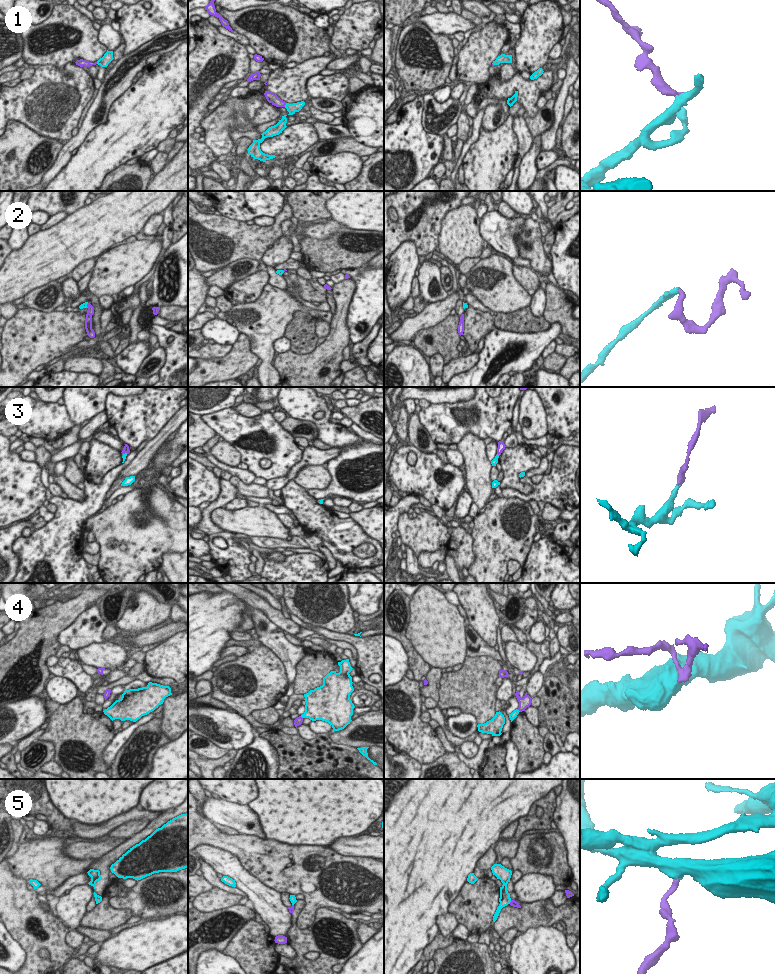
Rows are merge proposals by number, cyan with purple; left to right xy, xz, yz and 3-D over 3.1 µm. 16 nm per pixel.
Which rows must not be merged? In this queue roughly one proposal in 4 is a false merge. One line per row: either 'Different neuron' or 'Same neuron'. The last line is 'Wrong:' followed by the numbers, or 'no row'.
1: Same neuron
2: Same neuron
3: Same neuron
4: Different neuron
5: Same neuron
Wrong: 4

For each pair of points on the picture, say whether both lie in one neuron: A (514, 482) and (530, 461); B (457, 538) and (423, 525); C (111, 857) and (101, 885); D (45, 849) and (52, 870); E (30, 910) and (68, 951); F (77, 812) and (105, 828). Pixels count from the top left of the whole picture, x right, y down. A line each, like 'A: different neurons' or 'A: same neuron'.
A: same neuron
B: same neuron
C: same neuron
D: same neuron
E: same neuron
F: different neurons

